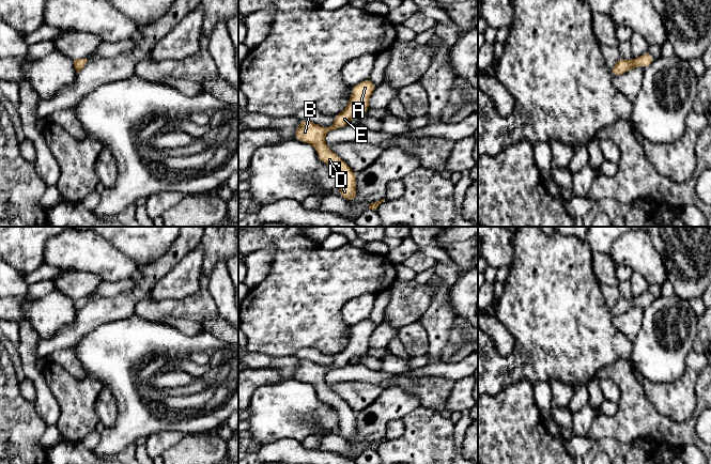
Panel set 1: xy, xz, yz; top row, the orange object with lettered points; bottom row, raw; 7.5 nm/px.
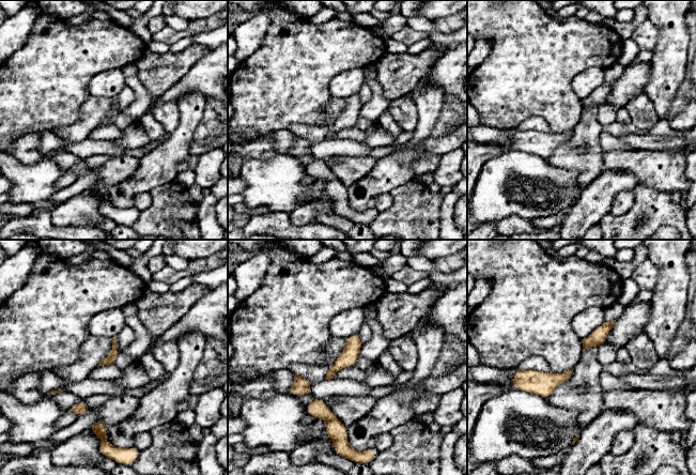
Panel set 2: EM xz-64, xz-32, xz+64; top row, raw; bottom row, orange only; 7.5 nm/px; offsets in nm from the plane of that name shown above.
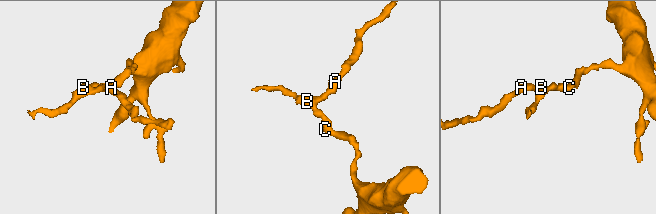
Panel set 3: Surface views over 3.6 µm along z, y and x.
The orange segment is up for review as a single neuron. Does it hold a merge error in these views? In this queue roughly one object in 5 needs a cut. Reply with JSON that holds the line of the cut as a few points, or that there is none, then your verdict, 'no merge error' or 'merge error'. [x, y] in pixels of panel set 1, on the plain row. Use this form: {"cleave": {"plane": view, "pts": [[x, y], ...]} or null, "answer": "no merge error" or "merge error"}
{"cleave": null, "answer": "no merge error"}

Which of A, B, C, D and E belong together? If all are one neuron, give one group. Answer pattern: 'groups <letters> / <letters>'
groups A B C D E

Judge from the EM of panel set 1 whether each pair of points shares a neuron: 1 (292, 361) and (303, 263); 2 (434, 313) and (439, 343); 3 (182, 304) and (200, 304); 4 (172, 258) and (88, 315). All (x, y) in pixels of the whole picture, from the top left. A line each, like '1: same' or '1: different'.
1: different
2: same
3: same
4: same

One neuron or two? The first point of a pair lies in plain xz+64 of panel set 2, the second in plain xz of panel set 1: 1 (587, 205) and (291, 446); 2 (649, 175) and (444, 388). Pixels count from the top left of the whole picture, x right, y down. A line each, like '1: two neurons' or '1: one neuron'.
1: two neurons
2: one neuron

